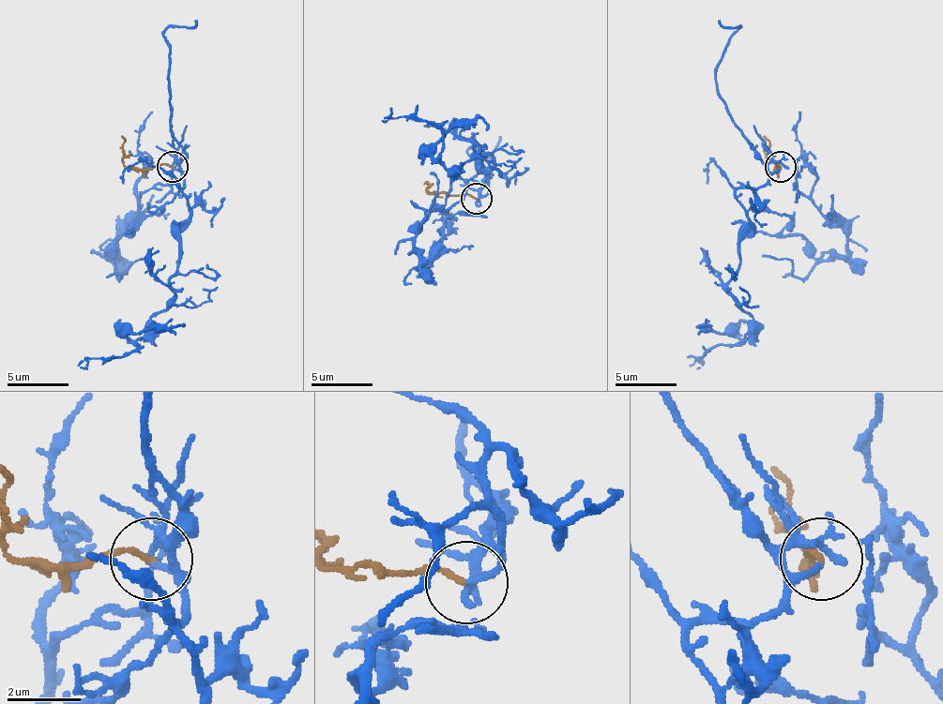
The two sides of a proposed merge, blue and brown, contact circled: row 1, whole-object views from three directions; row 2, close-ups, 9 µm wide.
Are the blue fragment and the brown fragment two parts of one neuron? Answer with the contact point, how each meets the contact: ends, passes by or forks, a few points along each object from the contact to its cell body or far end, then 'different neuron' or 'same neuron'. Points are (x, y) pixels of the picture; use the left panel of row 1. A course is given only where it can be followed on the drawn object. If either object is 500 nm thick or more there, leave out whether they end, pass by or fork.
(173, 167) | blue ends | brown ends | blue via (174, 169), (182, 175), (186, 218), (174, 299), (139, 345), (93, 357), (83, 369) | brown via (174, 166), (158, 163), (129, 169), (121, 135) | same neuron

